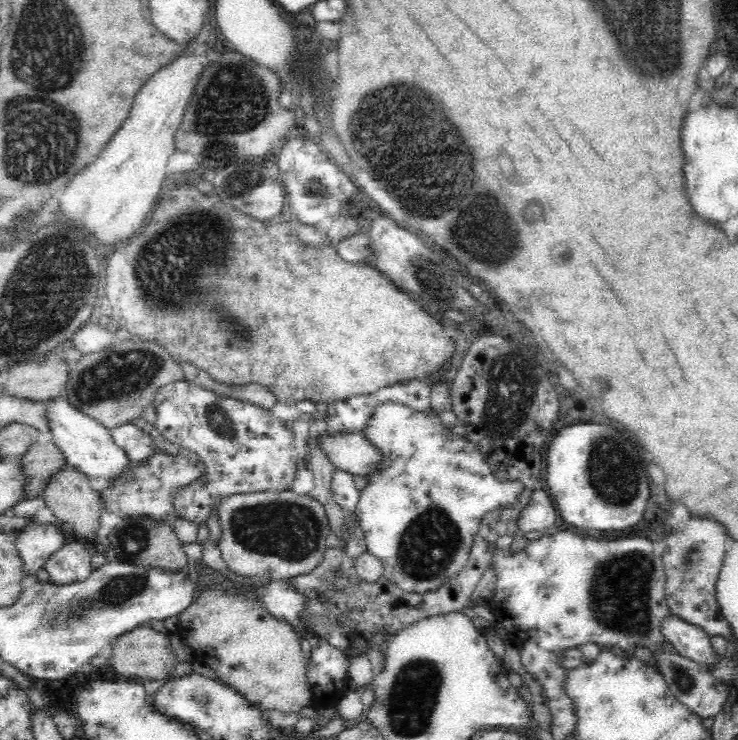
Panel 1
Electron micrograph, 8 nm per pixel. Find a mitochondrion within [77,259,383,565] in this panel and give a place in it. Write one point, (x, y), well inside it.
(217, 418)

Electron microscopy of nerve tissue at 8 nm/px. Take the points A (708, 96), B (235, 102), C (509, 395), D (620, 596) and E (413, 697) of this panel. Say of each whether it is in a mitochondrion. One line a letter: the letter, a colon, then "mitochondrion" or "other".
A: other
B: mitochondrion
C: mitochondrion
D: mitochondrion
E: mitochondrion

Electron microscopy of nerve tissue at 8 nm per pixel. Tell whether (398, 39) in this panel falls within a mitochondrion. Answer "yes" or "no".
no

